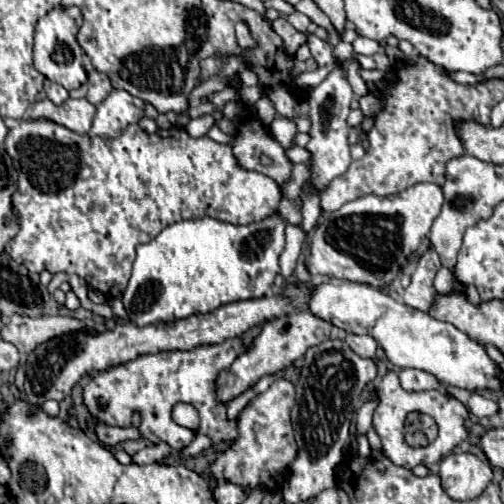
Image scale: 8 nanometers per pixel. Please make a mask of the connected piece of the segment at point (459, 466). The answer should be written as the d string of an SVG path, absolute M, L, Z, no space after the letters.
M451 453L441 461L441 485L457 501L477 499L491 483L491 465L473 453Z

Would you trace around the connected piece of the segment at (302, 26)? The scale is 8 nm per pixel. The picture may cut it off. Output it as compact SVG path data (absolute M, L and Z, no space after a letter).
M291 13L289 17L287 17L287 21L297 29L297 31L301 31L301 33L305 33L307 31L307 27L309 27L309 23L311 23L311 19L307 17L307 15L303 15L303 13Z

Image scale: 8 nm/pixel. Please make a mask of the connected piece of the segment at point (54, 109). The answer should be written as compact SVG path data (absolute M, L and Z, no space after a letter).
M49 99L37 101L31 109L29 119L49 119L75 133L85 135L91 129L95 107L87 99L67 99L63 105L55 105Z

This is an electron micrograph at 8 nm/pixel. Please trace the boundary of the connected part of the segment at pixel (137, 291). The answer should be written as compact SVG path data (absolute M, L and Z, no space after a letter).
M279 211L265 217L253 225L233 225L223 223L219 219L201 217L179 221L175 225L165 227L153 241L137 247L137 257L133 263L133 275L123 293L123 305L127 309L129 319L137 327L147 327L153 323L171 323L191 315L205 315L215 311L221 305L265 297L271 295L271 287L275 275L279 273L279 255L285 249L285 227L287 219L281 217Z

